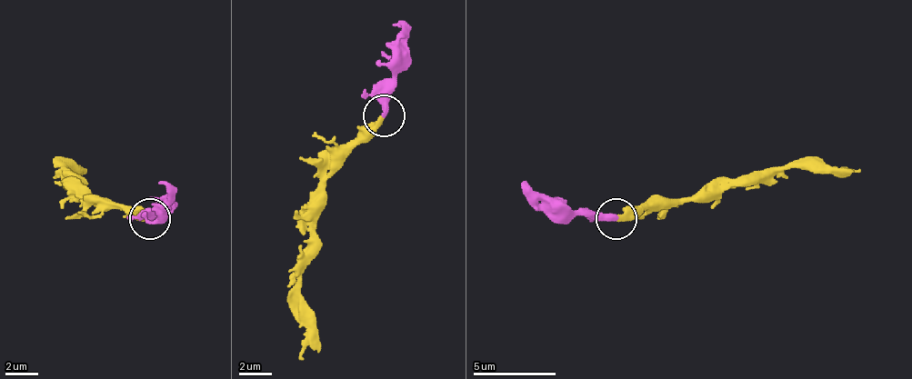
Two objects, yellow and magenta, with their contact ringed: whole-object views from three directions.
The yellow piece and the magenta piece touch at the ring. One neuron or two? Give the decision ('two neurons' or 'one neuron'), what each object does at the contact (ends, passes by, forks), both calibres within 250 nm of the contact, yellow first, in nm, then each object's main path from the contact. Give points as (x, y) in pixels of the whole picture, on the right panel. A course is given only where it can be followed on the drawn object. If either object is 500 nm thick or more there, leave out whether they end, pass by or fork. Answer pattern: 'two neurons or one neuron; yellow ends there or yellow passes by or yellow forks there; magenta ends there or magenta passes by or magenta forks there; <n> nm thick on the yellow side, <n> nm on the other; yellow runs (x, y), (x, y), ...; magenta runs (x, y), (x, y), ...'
one neuron; yellow ends there; magenta ends there; 360 nm thick on the yellow side, 340 nm on the other; yellow runs (616, 217), (683, 196), (757, 184), (786, 168), (860, 168); magenta runs (616, 217), (546, 209), (526, 184)

